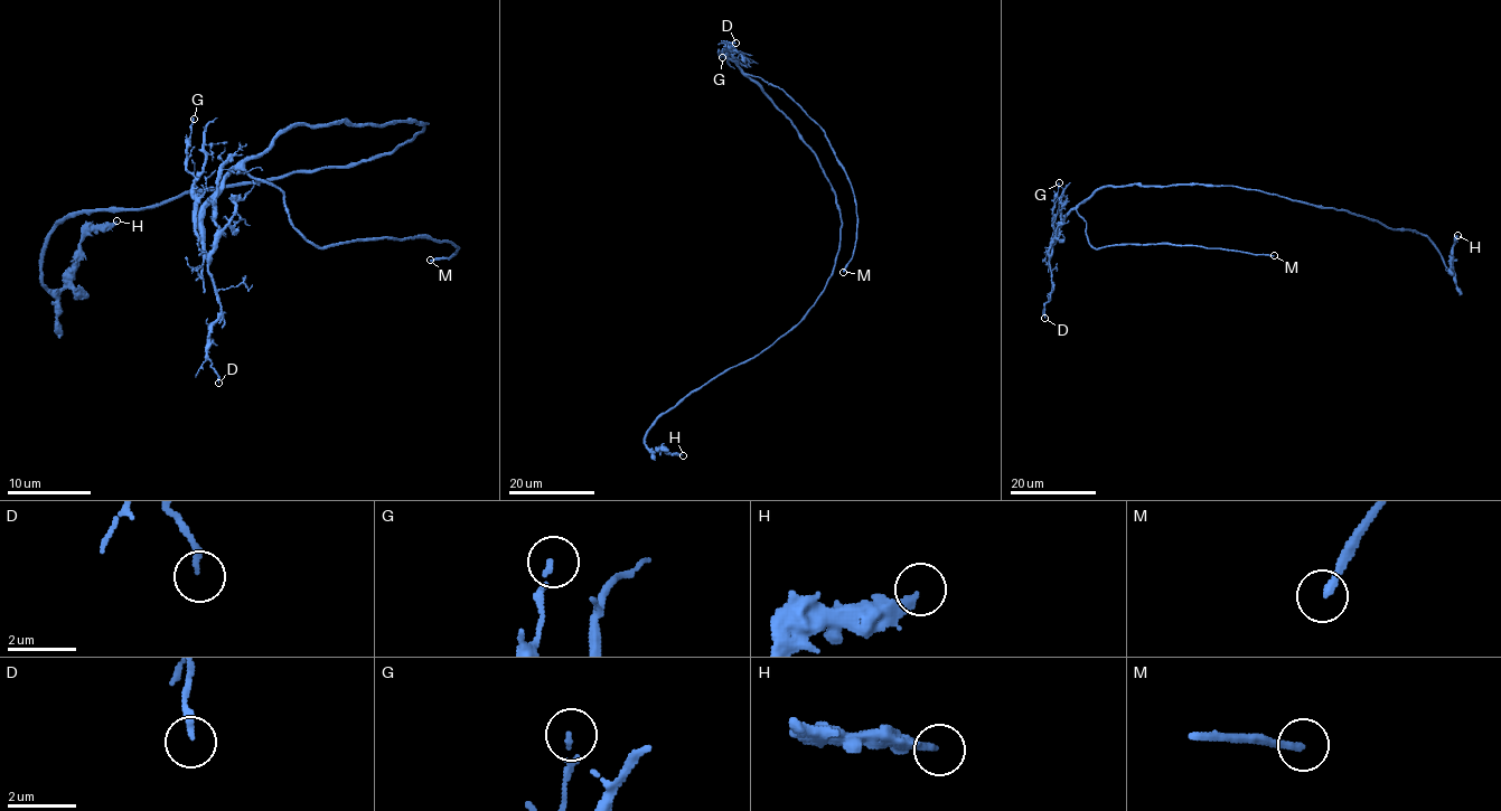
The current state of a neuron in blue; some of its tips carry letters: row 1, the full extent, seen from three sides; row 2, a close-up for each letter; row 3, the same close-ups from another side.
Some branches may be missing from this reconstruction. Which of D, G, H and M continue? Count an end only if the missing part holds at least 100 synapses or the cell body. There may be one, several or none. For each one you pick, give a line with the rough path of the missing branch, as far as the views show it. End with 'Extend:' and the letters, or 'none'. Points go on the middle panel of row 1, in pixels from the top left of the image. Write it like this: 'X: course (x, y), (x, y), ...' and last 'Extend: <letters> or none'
M: course (843, 272), (834, 289), (786, 335), (709, 383), (649, 428), (631, 460)
Extend: M

